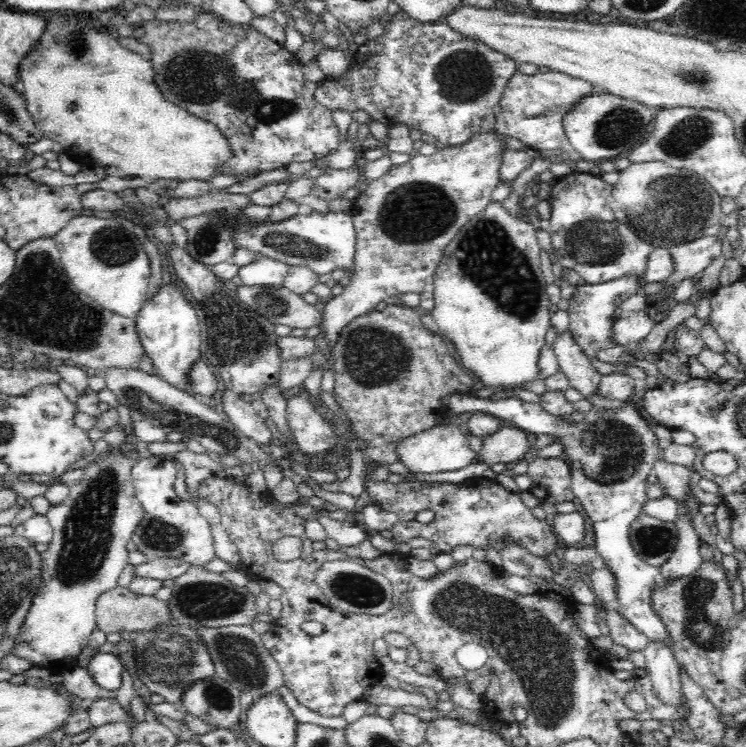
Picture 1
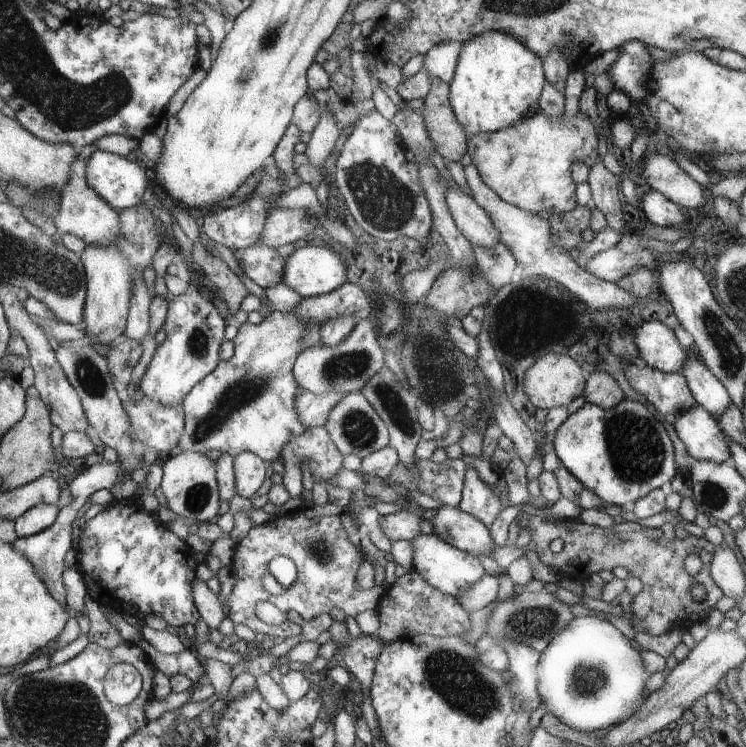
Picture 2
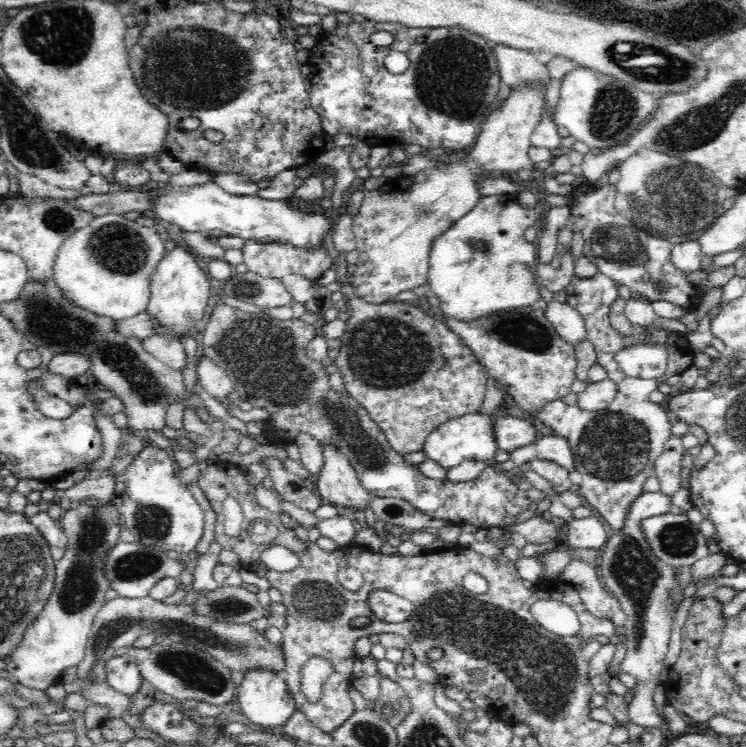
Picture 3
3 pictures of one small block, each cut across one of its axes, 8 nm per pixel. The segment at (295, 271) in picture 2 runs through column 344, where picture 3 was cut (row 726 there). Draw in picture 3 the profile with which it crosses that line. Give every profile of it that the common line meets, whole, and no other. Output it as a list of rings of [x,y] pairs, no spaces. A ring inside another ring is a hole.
[[[268,669],[247,670],[236,691],[242,712],[258,726],[282,727],[297,710],[284,675]]]

